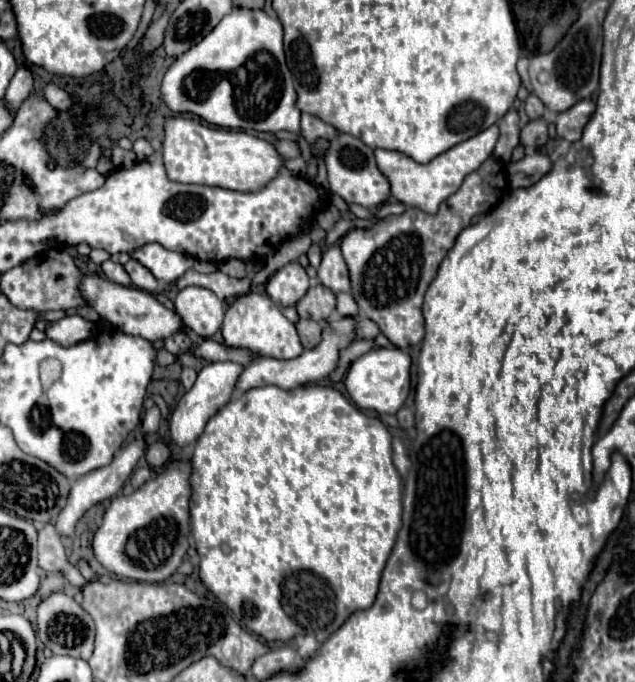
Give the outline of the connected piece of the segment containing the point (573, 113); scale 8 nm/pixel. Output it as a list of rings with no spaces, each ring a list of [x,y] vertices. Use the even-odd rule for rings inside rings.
[[[585,99],[585,101],[577,101],[577,105],[573,105],[573,109],[559,113],[557,121],[555,121],[557,135],[567,141],[579,141],[583,135],[583,127],[587,125],[589,117],[593,115],[593,109],[595,109],[595,101]]]

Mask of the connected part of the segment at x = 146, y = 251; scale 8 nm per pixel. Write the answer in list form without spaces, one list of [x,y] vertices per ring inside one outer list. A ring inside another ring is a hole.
[[[157,243],[143,245],[133,253],[133,259],[141,261],[141,265],[145,265],[157,279],[165,283],[177,281],[191,267],[191,261],[183,253],[167,251]]]

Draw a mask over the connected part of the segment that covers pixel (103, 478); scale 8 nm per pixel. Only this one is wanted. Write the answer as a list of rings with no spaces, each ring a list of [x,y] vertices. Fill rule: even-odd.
[[[141,435],[141,437],[133,439],[125,449],[117,451],[115,457],[113,457],[113,461],[111,461],[109,465],[99,467],[99,469],[95,469],[95,471],[91,471],[91,473],[87,473],[87,475],[83,475],[83,477],[79,477],[79,479],[73,483],[73,487],[71,487],[67,507],[65,507],[65,509],[59,513],[59,517],[57,517],[55,529],[57,529],[61,535],[73,537],[75,523],[79,521],[79,517],[81,517],[89,507],[93,507],[95,503],[101,503],[101,501],[105,501],[105,499],[111,499],[111,497],[115,497],[115,495],[121,491],[123,483],[125,483],[125,481],[129,479],[129,475],[133,473],[133,467],[135,467],[137,461],[145,455],[145,449],[147,449],[147,447],[145,447],[145,437]]]

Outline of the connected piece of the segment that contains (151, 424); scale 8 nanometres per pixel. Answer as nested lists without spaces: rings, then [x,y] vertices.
[[[157,405],[145,412],[142,420],[142,434],[144,436],[154,433],[159,426],[159,417],[161,417],[160,409]]]

